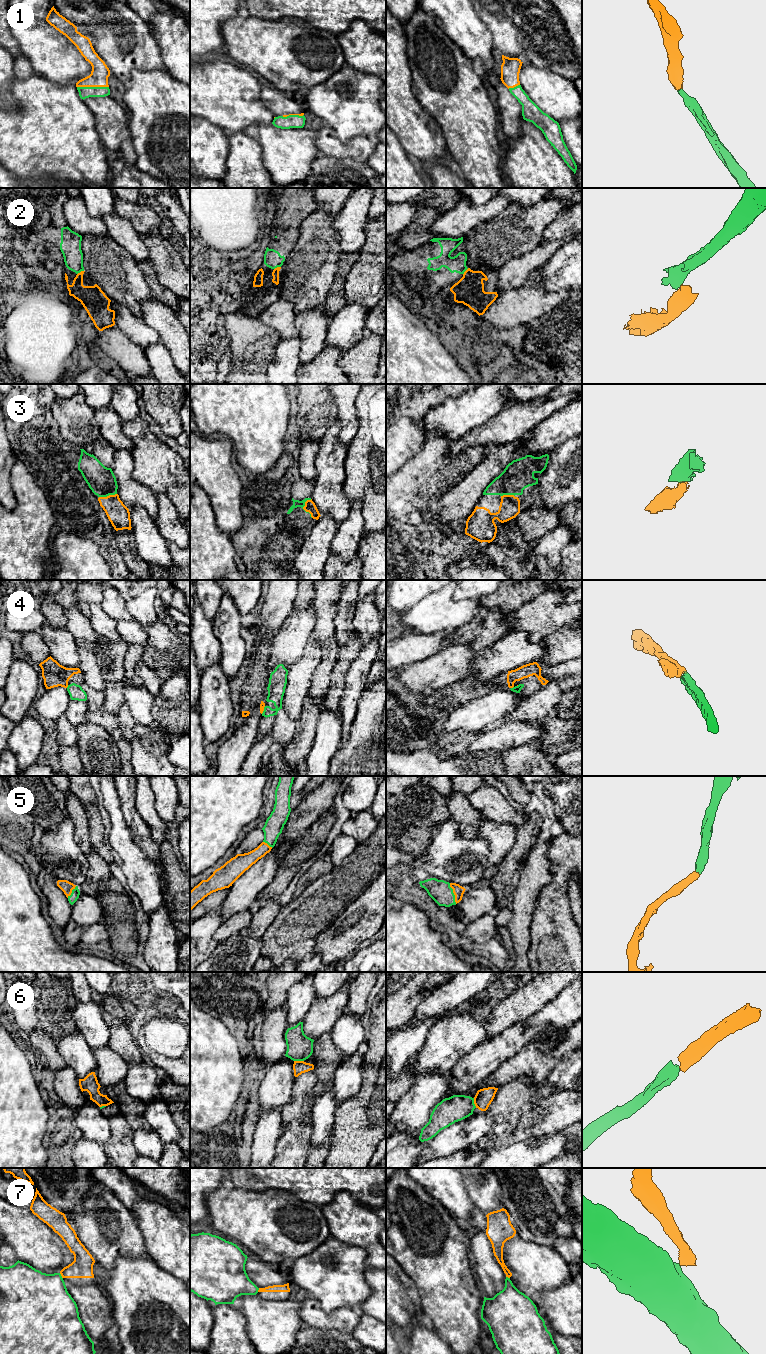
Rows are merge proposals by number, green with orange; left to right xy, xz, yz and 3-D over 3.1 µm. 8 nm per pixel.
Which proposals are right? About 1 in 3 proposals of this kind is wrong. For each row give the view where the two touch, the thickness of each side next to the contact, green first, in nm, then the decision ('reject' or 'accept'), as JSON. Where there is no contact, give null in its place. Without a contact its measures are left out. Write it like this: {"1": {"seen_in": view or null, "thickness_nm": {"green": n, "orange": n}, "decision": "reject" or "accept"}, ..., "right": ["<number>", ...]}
{"1": {"seen_in": "xy", "thickness_nm": {"green": 100, "orange": 150}, "decision": "accept"}, "2": {"seen_in": "xy", "thickness_nm": {"green": 170, "orange": 200}, "decision": "reject"}, "3": {"seen_in": "xz", "thickness_nm": {"green": 60, "orange": 90}, "decision": "accept"}, "4": {"seen_in": "xy", "thickness_nm": {"green": 120, "orange": 190}, "decision": "accept"}, "5": {"seen_in": "yz", "thickness_nm": {"green": 180, "orange": 90}, "decision": "accept"}, "6": {"seen_in": "xz", "thickness_nm": {"green": 200, "orange": 110}, "decision": "accept"}, "7": {"seen_in": "xy", "thickness_nm": {"green": 440, "orange": 180}, "decision": "reject"}, "right": ["1", "3", "4", "5", "6"]}

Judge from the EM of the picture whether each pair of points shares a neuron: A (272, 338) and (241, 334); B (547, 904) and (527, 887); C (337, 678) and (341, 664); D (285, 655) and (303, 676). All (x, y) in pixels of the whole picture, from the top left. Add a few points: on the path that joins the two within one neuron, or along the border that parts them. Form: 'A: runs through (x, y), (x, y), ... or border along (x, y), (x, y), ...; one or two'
A: runs through (264, 338), (249, 337); one
B: border along (551, 877), (540, 890), (537, 905), (531, 919); two
C: runs through (337, 675), (341, 667); one
D: border along (307, 644), (303, 654), (288, 670); two

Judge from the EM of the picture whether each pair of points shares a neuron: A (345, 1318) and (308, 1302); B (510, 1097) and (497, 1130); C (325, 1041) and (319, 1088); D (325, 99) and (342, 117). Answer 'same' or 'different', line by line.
A: same
B: same
C: same
D: same

